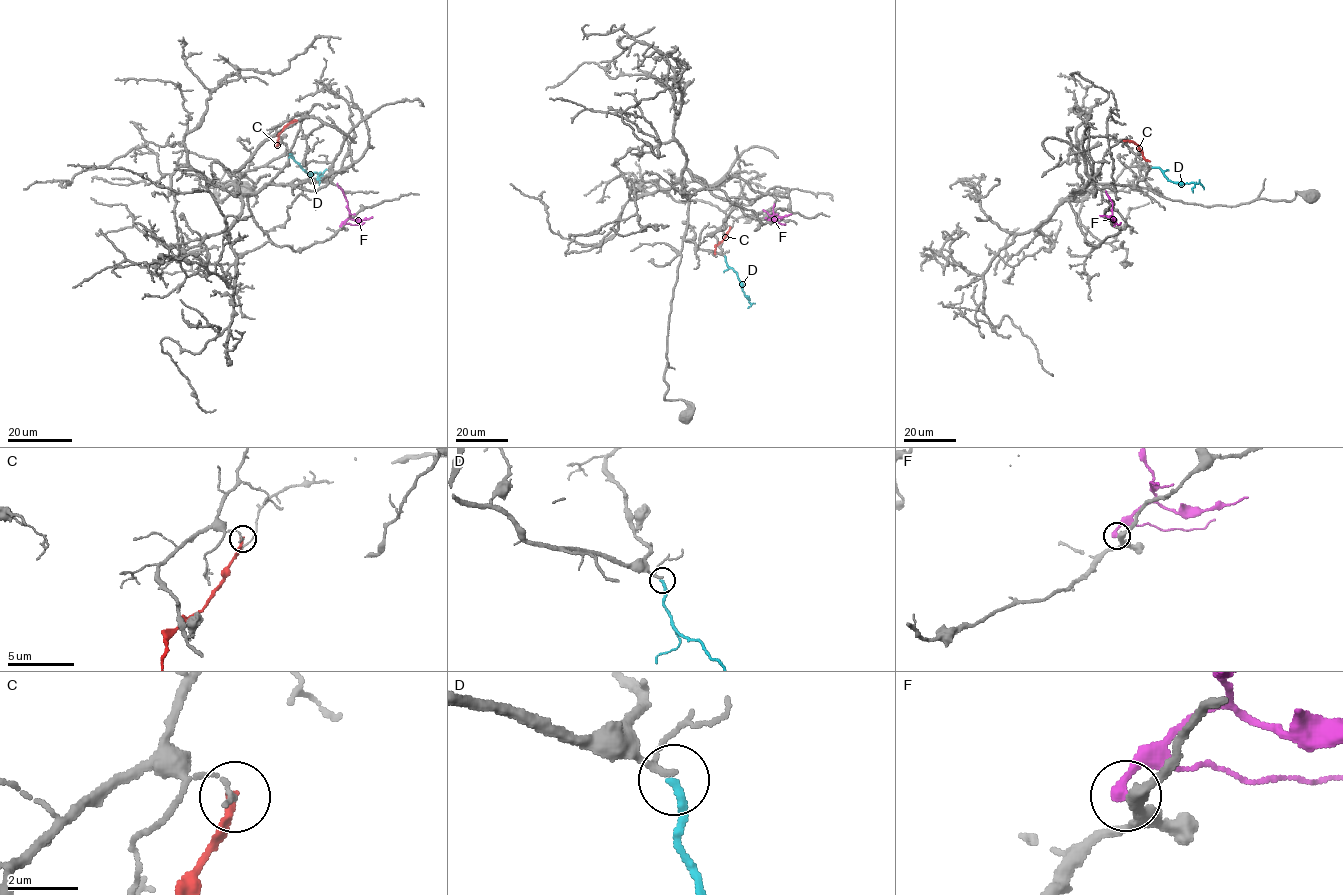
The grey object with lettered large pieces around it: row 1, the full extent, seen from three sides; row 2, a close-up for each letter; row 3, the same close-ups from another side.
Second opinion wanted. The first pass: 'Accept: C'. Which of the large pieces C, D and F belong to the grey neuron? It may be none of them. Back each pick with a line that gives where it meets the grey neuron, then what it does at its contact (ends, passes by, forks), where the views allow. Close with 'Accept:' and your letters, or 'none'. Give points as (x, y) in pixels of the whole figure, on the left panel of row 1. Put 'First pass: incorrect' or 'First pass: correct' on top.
First pass: incorrect
D: (289, 154) | it ends
Accept: D

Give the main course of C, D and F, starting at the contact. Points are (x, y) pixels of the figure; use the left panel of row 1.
C: (296, 120), (291, 121), (278, 135), (278, 146)
D: (290, 154), (310, 174), (321, 173), (319, 181)
F: (341, 226), (350, 210), (337, 183)

